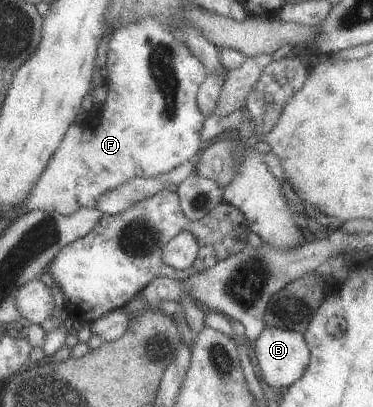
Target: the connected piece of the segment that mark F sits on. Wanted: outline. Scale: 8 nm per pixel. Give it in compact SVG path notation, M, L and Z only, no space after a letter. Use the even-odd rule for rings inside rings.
M153 17L138 18L113 30L108 38L103 66L108 75L104 79L106 98L98 126L94 130L82 130L73 123L66 130L47 166L19 203L20 213L41 209L67 215L80 207L94 208L95 199L100 194L126 180L133 177L156 177L160 180L163 174L198 156L203 146L200 132L204 116L197 110L195 95L207 75L202 64L169 31Z

